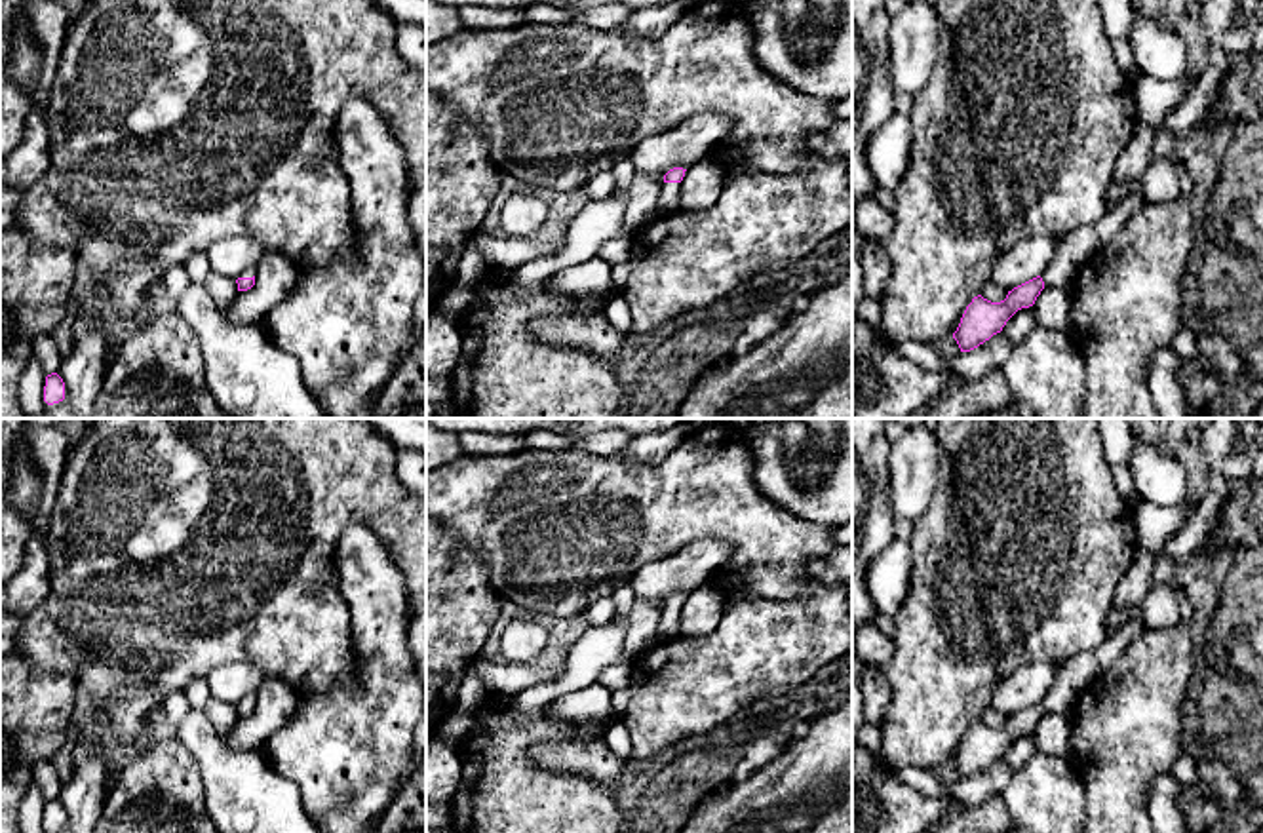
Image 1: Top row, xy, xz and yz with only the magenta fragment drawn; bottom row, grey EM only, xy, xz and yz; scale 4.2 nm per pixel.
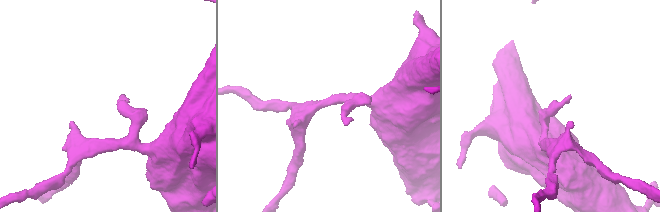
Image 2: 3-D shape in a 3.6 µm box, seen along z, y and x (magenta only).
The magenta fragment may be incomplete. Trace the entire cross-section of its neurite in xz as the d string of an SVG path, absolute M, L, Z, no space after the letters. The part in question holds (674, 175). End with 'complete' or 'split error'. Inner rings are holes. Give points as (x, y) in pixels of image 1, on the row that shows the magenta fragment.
M673 167L664 175L656 217L664 217L664 215L681 211L679 188L681 188L685 171L687 169L683 167Z; split error

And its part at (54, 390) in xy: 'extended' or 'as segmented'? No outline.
as segmented

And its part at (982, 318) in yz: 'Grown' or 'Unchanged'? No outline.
Grown

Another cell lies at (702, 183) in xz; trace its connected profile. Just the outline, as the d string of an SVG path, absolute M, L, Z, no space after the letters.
M704 160L685 171L679 188L681 209L708 209L723 190L727 169L719 162Z

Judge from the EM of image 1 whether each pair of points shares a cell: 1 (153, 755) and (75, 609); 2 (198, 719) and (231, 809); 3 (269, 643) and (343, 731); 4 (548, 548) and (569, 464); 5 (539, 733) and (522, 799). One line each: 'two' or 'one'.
1: two
2: one
3: two
4: one
5: one

